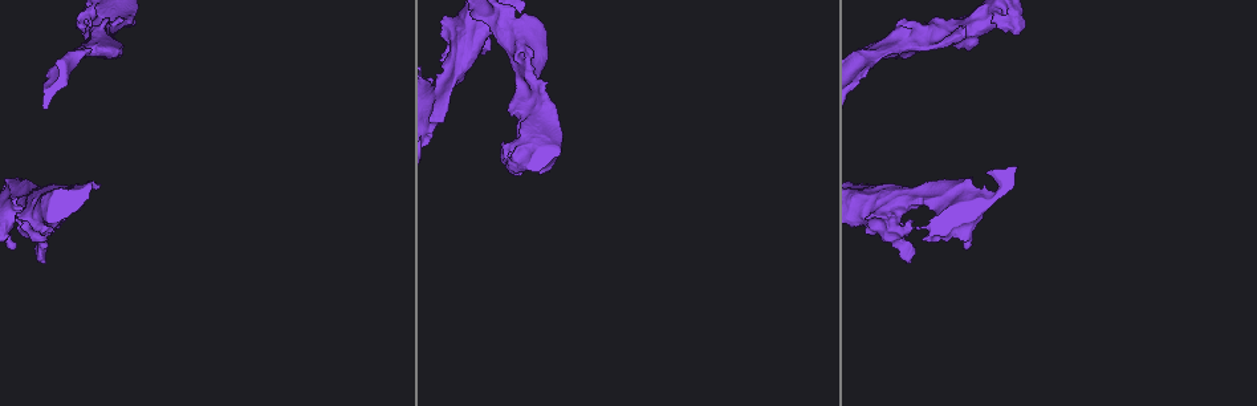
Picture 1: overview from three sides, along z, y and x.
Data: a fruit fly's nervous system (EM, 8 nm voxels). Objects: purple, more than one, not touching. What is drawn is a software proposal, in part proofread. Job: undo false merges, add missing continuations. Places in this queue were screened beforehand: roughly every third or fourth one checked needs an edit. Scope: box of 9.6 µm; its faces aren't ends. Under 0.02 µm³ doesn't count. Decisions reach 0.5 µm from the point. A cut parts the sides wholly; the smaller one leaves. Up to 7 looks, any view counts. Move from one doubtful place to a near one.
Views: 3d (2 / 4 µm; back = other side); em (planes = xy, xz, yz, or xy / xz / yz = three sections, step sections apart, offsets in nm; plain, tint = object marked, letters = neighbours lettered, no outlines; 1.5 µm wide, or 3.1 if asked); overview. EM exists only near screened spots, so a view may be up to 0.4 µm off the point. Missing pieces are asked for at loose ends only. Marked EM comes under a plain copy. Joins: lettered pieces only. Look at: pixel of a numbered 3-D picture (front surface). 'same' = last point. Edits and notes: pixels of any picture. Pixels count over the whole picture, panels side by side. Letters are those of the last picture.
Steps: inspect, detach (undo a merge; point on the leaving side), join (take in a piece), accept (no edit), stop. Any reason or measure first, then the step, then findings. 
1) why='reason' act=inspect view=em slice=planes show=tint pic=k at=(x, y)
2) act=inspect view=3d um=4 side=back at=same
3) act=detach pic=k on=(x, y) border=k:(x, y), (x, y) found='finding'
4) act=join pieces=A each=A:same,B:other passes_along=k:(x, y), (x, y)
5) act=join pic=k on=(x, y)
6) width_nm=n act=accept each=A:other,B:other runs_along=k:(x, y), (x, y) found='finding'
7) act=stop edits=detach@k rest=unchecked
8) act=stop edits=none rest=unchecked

why='stops while still wide' act=inspect view=em slice=xy step=8 show=letters pic=1 at=(496, 33)

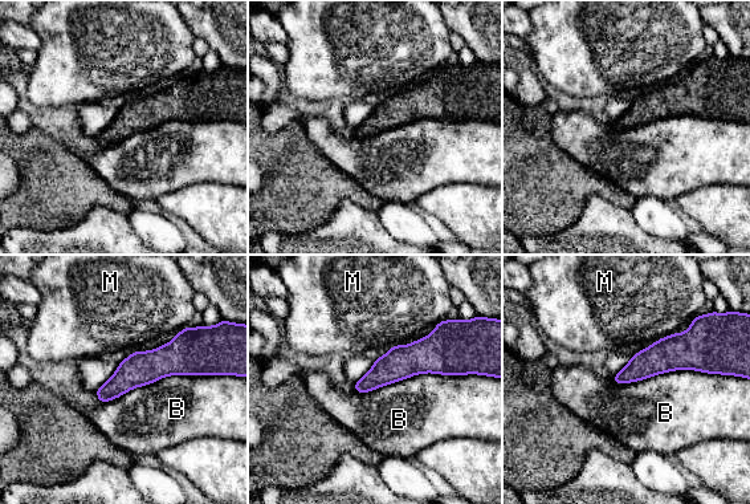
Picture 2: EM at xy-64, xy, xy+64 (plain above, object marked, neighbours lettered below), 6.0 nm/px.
act=inspect view=em slice=planes show=letters at=same

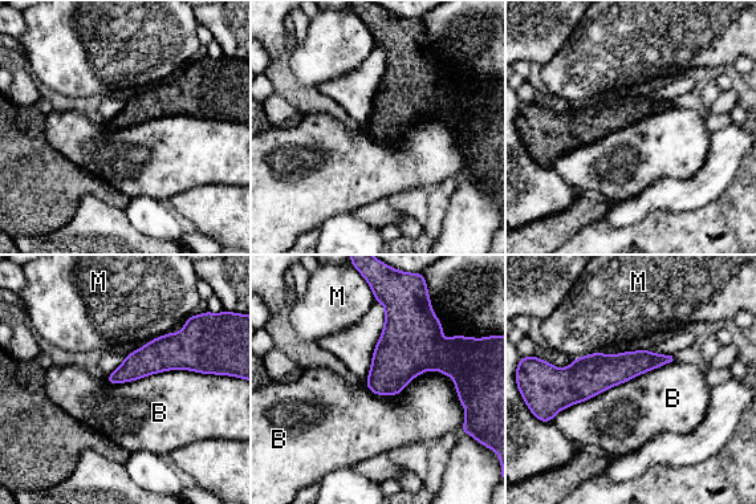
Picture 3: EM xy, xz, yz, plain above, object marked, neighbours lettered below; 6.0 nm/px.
act=accept each=B:other,M:other runs_along=3:(669, 358), (593, 374), (553, 373) found='none of them fits'

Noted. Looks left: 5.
why='thick turns thin' act=inspect view=em slice=planes show=tint pic=1 at=(1014, 11)

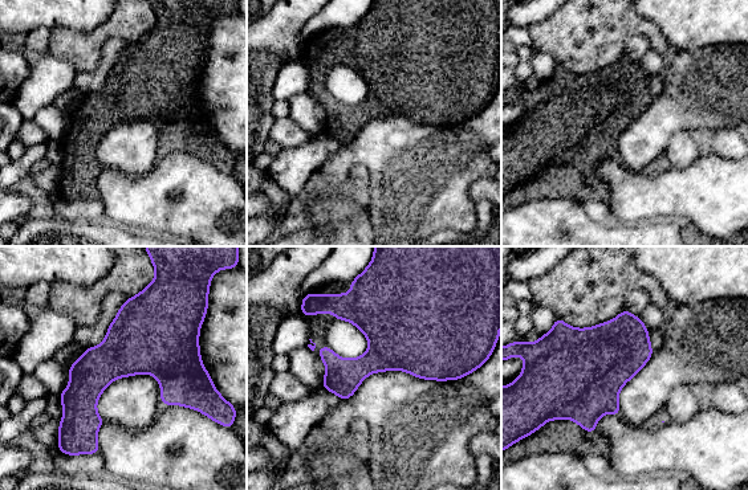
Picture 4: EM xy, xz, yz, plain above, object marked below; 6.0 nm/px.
act=inspect view=em slice=planes show=letters at=same

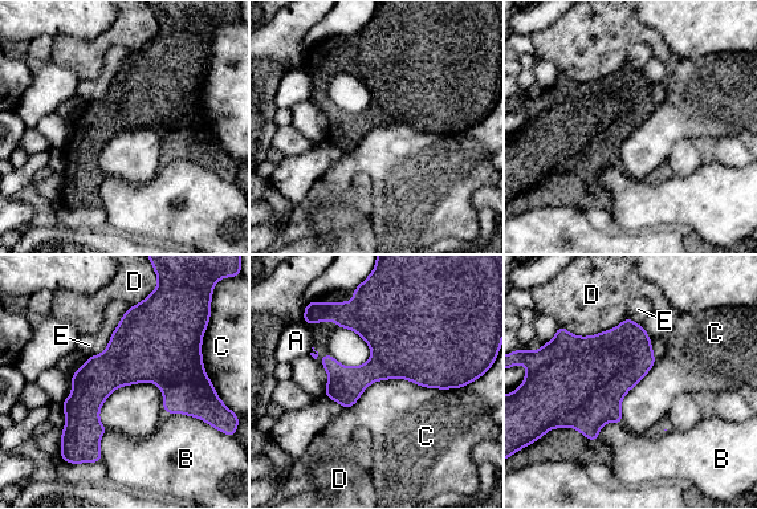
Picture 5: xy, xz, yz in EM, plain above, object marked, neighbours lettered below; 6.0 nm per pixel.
width_nm=200 act=accept each=A:other,B:other,C:other,D:other,E:other border=5:(159, 386), (117, 387), (106, 430) found='continuous, no second neuron'

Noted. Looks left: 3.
why='stops while still wide' act=inspect view=3d um=4 pic=1 at=(869, 184)

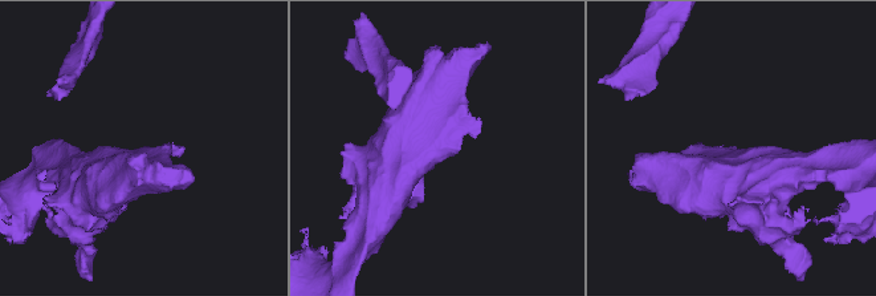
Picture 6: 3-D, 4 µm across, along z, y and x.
why='need the tissue' act=inspect view=em slice=yz step=4 show=tint pic=6 at=(732, 148)

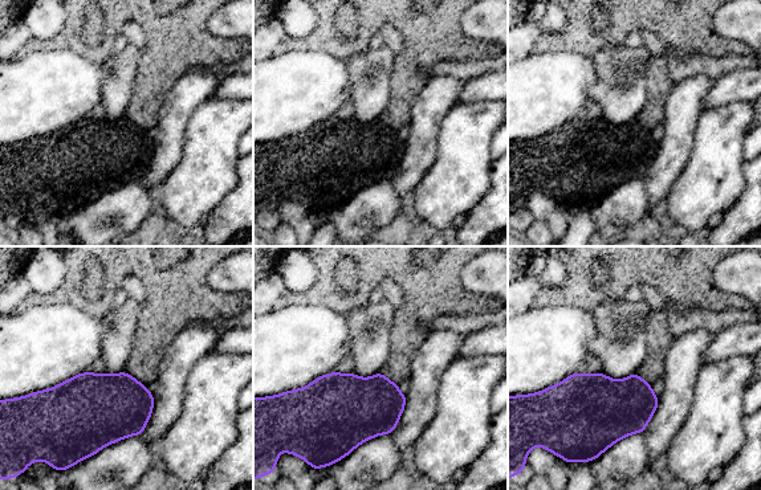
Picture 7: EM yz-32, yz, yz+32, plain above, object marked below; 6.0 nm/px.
act=inspect view=em slice=planes show=letters at=same

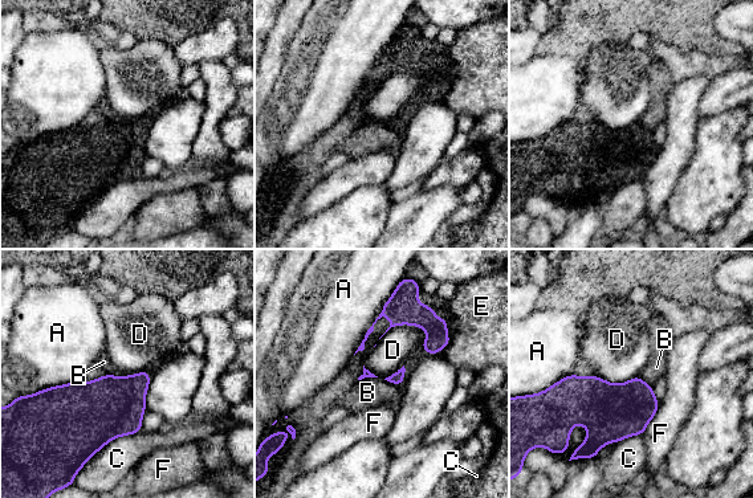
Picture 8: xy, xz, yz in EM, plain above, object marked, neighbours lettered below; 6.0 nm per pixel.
longest_contact=A:500nm act=accept each=A:other,B:other,C:other,D:other,E:other,F:other border=8:(428, 333), (395, 325), (379, 339) found='none of them fits'

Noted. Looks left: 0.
act=stop edits=none rest=unchecked

